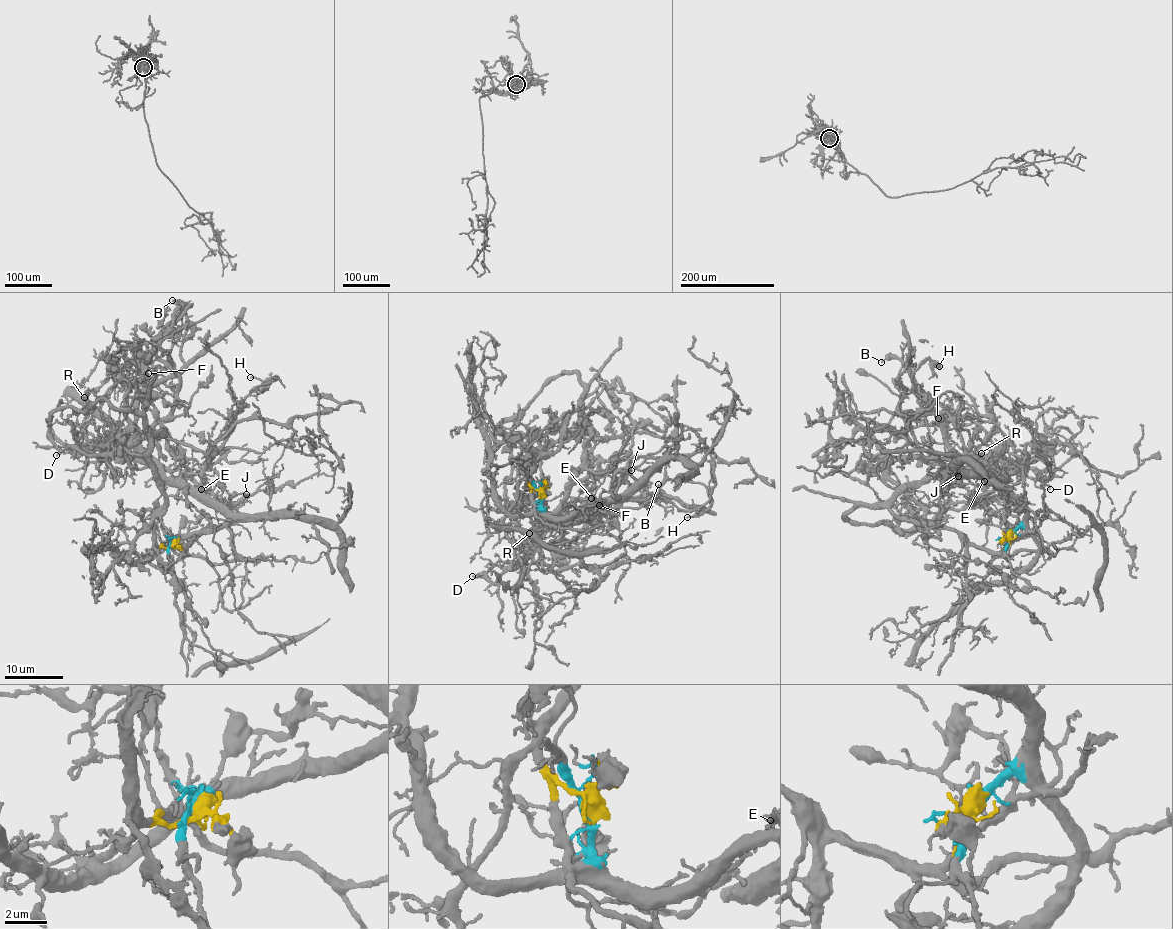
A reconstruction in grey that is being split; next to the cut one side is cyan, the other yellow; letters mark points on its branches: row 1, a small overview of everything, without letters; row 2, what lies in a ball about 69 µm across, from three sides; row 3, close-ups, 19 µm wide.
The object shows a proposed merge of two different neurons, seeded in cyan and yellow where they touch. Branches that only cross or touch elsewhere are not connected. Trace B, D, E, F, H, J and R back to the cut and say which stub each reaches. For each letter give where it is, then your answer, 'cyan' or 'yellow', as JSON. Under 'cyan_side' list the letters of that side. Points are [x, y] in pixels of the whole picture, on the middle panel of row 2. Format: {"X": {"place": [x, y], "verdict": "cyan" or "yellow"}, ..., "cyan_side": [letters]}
{"B": {"place": [658, 484], "verdict": "cyan"}, "D": {"place": [472, 576], "verdict": "cyan"}, "E": {"place": [591, 498], "verdict": "cyan"}, "F": {"place": [599, 505], "verdict": "cyan"}, "H": {"place": [687, 517], "verdict": "cyan"}, "J": {"place": [631, 470], "verdict": "cyan"}, "R": {"place": [529, 533], "verdict": "cyan"}, "cyan_side": ["B", "D", "E", "F", "H", "J", "R"]}

